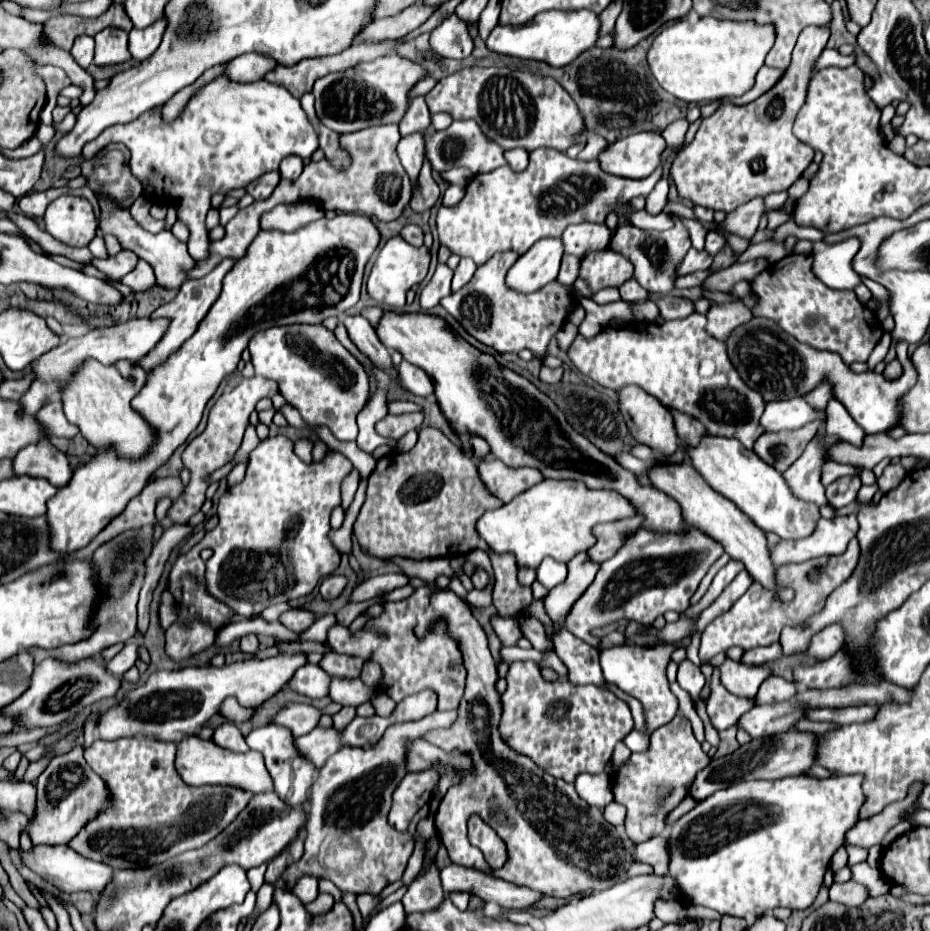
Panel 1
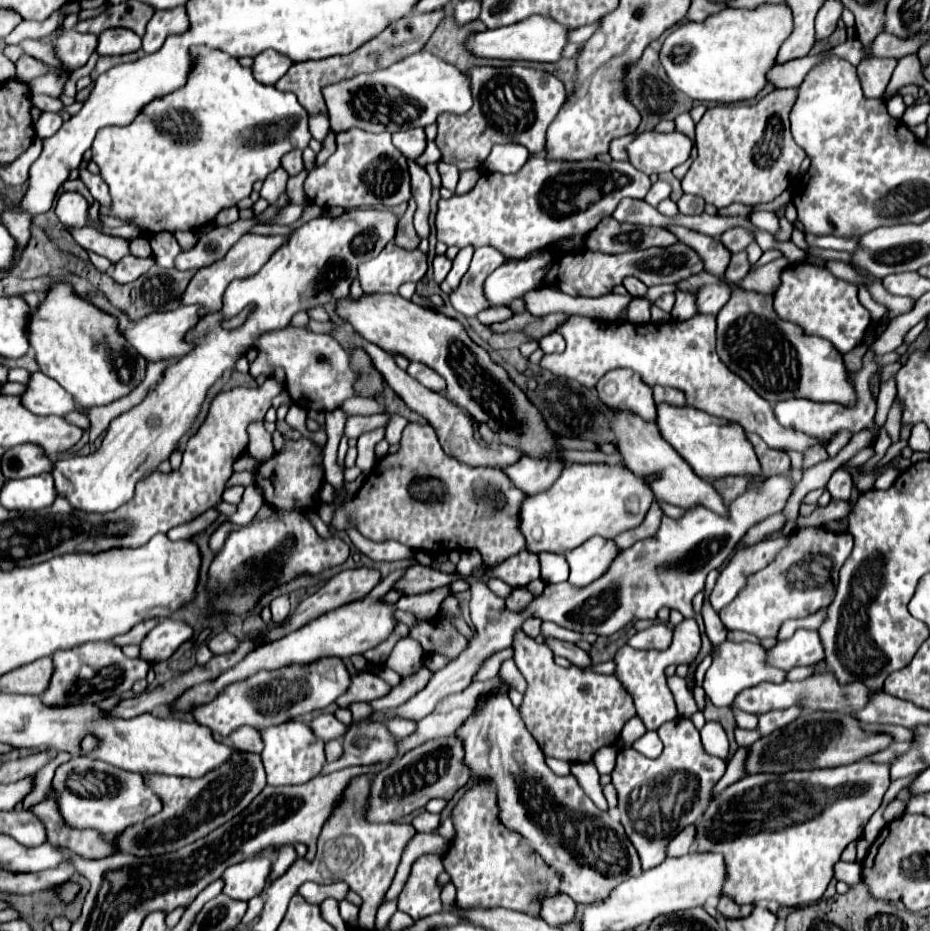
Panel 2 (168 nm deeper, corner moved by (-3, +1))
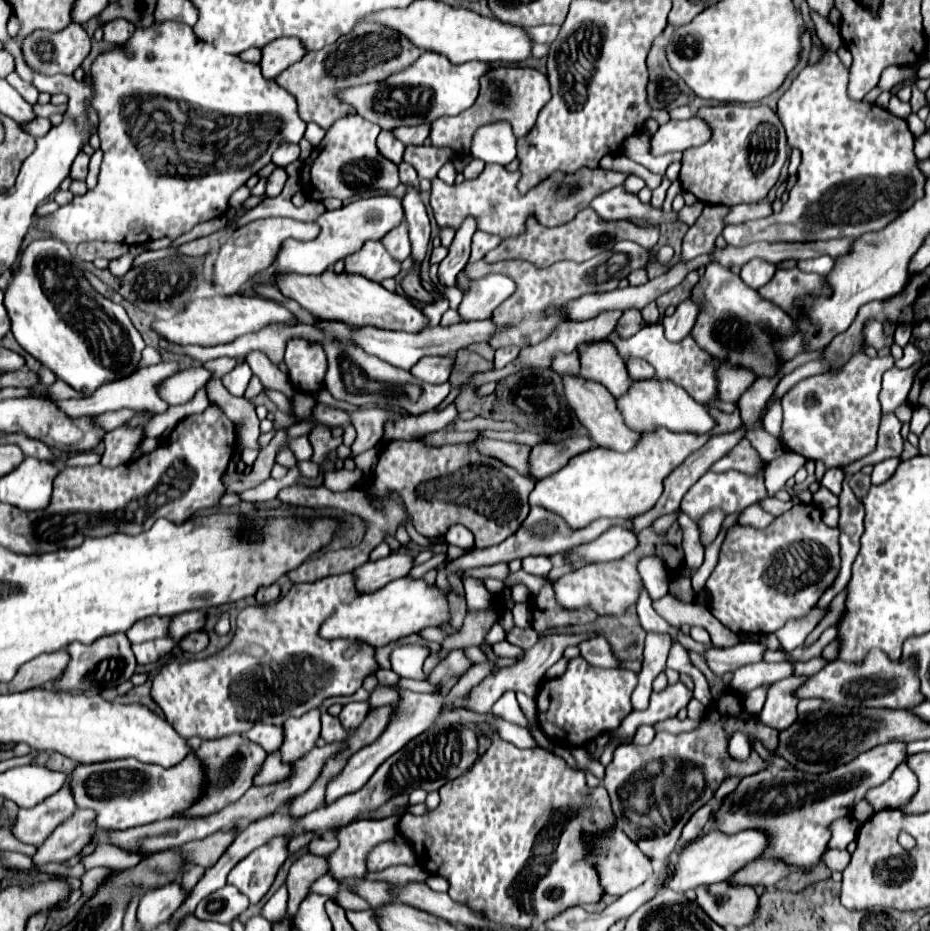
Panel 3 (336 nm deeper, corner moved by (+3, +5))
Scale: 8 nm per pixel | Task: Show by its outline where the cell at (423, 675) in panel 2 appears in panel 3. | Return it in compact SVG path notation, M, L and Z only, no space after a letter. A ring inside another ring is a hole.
M497 596L493 612L477 612L477 616L473 616L473 612L469 612L465 622L463 622L461 632L457 632L451 638L445 638L443 644L441 644L441 650L431 654L425 660L425 666L423 666L425 678L429 678L429 674L439 666L439 662L445 660L449 656L449 652L453 652L457 646L459 648L463 648L463 646L481 646L483 636L485 636L485 628L489 628L489 624L493 624L493 620L497 620L499 610L501 610L501 602L499 602L499 596Z

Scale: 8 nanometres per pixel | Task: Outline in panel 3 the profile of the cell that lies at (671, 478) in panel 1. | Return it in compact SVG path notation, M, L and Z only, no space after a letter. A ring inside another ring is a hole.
M563 376L563 384L565 384L565 394L569 396L569 404L575 410L579 422L589 430L591 440L599 446L611 448L615 452L629 452L633 450L633 446L639 444L641 434L631 430L625 420L621 410L617 408L617 398L613 398L609 394L609 390L599 384L599 382L587 382L583 378L571 378L571 376Z

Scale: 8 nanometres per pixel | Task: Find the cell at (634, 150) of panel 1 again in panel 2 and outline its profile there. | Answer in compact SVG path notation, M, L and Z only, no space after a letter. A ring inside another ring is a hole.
M643 132L627 148L629 162L645 174L671 172L675 166L683 164L693 148L693 140L679 132Z

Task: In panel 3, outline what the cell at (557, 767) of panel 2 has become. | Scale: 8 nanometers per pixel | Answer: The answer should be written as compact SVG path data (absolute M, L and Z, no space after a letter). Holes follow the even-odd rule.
M503 720L501 724L497 724L497 728L501 728L501 740L507 740L519 748L539 748L539 744L531 738L531 734L521 726Z

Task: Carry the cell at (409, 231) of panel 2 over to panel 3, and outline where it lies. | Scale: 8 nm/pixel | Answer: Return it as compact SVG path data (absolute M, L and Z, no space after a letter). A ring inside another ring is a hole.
M401 222L397 228L393 228L387 236L381 238L381 244L387 248L387 252L395 260L405 260L411 254L411 242L407 238L407 222Z

